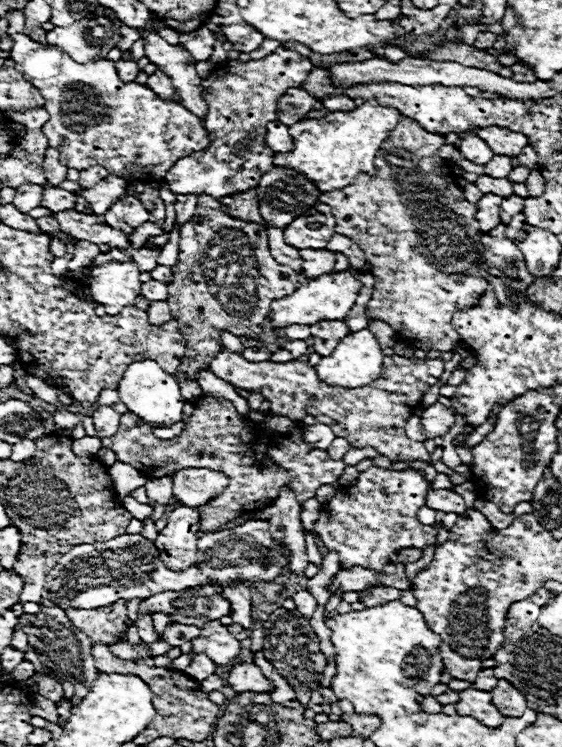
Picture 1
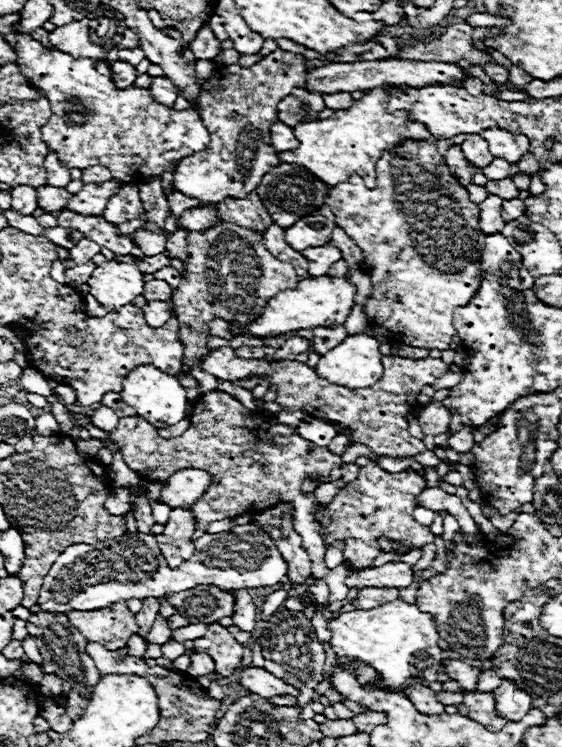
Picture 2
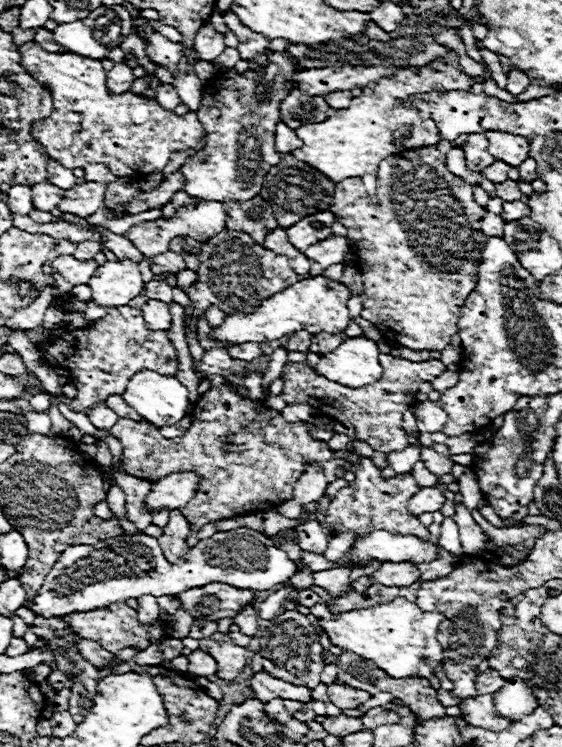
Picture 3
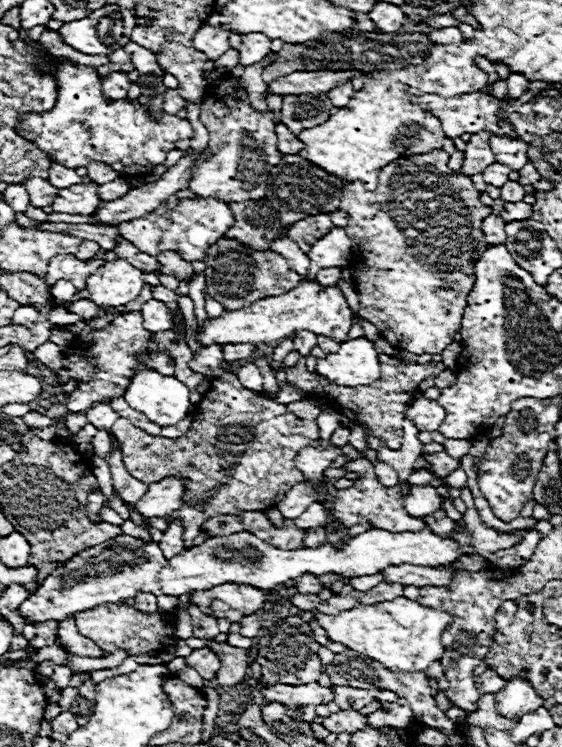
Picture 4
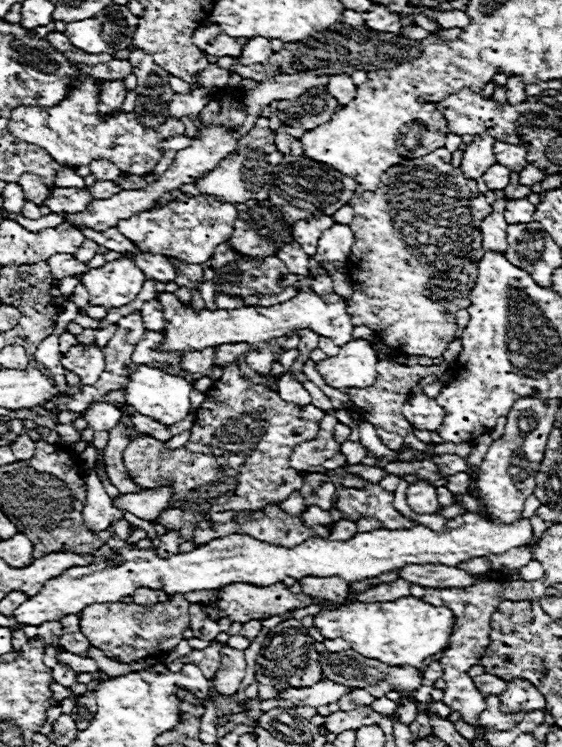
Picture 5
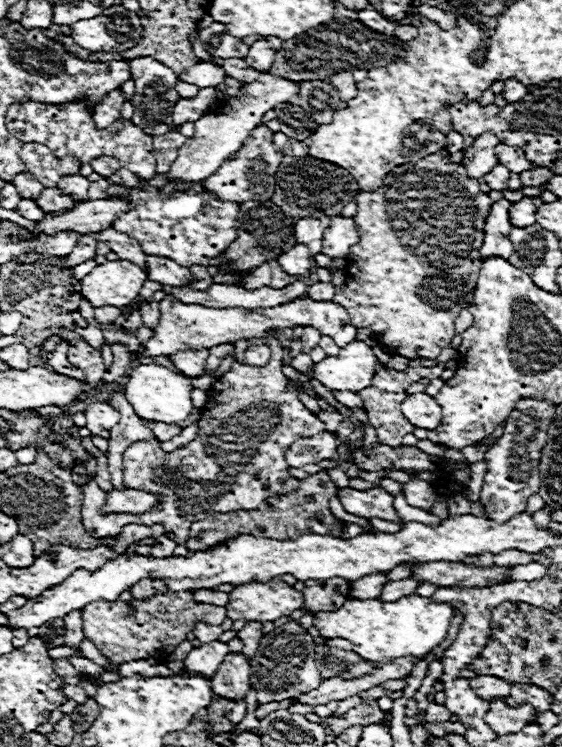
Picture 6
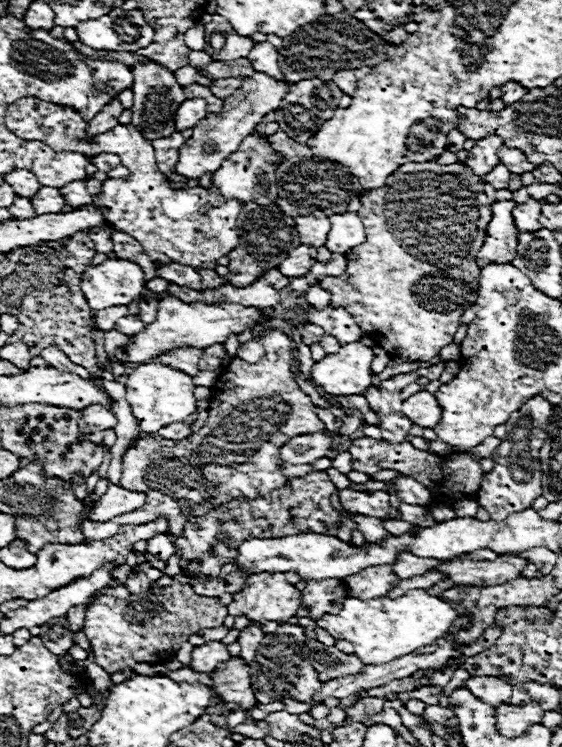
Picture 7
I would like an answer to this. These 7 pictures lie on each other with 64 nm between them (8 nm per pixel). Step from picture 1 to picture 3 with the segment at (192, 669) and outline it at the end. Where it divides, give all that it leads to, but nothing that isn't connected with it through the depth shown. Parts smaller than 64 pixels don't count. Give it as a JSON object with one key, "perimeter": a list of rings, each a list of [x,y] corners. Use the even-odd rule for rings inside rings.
{"perimeter":[[[194,650],[190,656],[188,656],[188,672],[194,674],[194,676],[212,676],[216,674],[216,660],[202,652],[202,650]]]}

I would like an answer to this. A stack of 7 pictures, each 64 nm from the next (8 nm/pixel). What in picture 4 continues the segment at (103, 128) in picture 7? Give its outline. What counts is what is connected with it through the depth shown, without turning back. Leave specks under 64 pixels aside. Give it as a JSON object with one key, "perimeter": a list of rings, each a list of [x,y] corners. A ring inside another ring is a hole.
{"perimeter":[[[112,72],[104,78],[102,82],[102,92],[110,98],[110,100],[118,100],[118,98],[126,98],[126,92],[130,88],[130,80],[126,72]]]}

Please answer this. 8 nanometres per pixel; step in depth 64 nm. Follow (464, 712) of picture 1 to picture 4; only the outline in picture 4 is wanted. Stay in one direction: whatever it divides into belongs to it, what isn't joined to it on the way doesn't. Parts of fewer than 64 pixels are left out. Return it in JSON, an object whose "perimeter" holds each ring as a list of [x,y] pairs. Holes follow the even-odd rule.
{"perimeter":[[[494,694],[480,696],[478,708],[474,712],[466,712],[466,722],[480,728],[494,728],[494,730],[510,730],[510,726],[516,726],[516,720],[504,718],[496,712],[496,700]]]}

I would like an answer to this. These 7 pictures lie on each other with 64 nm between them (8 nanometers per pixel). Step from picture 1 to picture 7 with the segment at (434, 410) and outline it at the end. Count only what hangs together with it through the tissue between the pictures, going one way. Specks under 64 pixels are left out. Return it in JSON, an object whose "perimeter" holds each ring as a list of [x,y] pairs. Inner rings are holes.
{"perimeter":[[[426,390],[416,392],[410,398],[406,398],[402,404],[402,412],[406,414],[406,418],[412,420],[412,424],[420,428],[434,428],[442,418],[442,412],[434,394]]]}

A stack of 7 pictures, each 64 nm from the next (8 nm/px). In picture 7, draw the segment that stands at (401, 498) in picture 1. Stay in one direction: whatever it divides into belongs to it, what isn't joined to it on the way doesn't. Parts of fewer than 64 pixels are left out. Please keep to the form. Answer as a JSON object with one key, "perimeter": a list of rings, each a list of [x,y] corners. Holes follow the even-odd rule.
{"perimeter":[[[340,490],[338,492],[342,506],[352,514],[388,518],[390,516],[390,494],[384,490],[376,492],[356,492],[356,490]]]}

